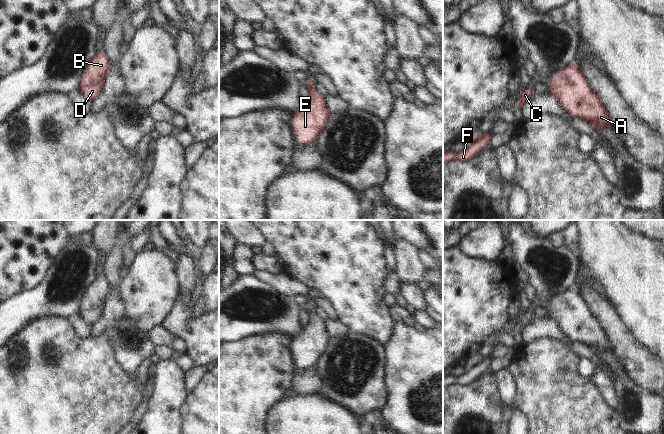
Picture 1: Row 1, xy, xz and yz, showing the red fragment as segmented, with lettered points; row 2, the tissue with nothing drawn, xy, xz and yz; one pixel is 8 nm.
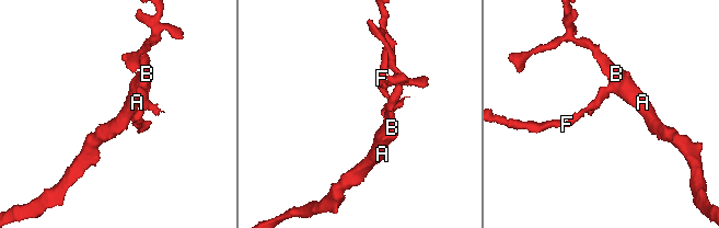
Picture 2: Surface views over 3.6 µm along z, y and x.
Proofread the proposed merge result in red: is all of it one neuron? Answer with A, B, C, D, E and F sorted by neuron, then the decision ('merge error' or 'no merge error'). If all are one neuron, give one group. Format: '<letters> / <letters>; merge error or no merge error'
A B C D E F; no merge error

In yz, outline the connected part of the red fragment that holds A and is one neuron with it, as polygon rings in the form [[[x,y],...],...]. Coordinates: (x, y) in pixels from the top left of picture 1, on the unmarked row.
[[[576,284],[554,299],[548,312],[571,341],[589,346],[596,354],[614,352],[605,329],[588,309]]]

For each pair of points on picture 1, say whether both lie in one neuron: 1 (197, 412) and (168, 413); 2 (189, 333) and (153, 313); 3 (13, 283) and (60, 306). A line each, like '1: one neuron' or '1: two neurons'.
1: two neurons
2: two neurons
3: two neurons

